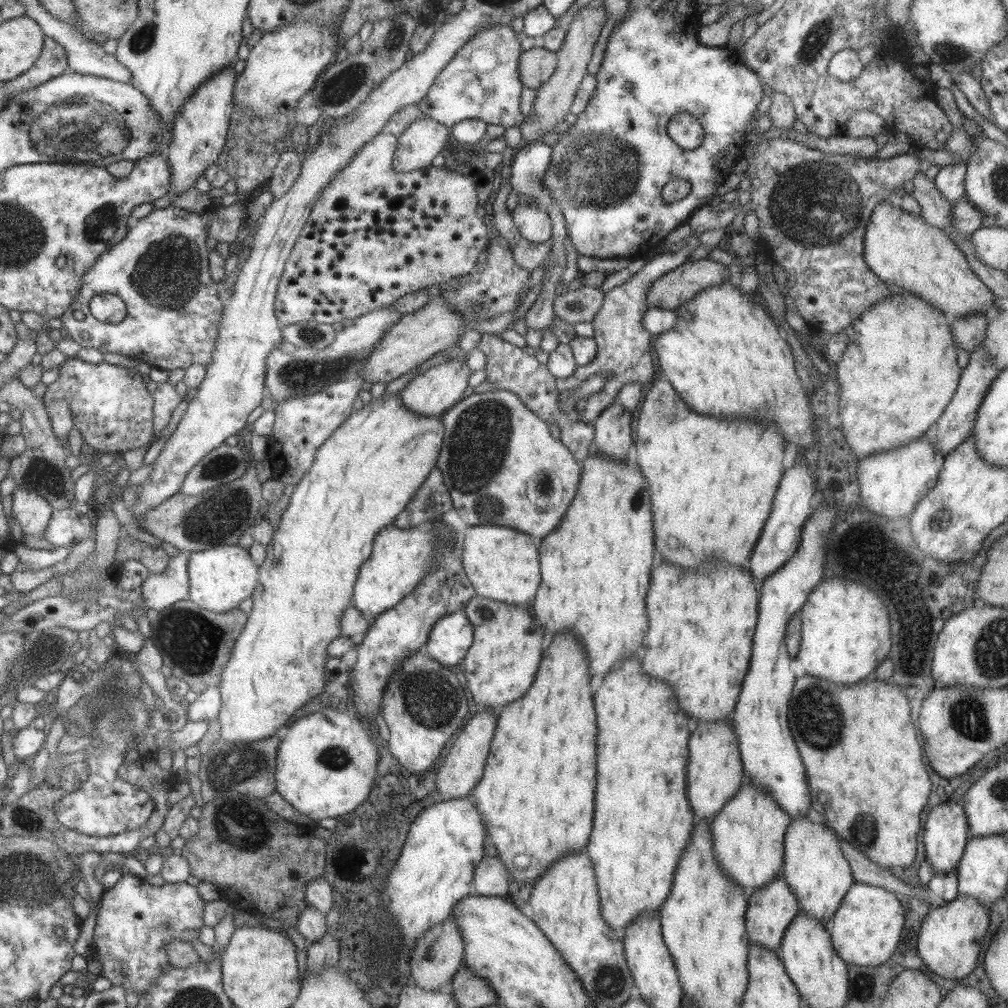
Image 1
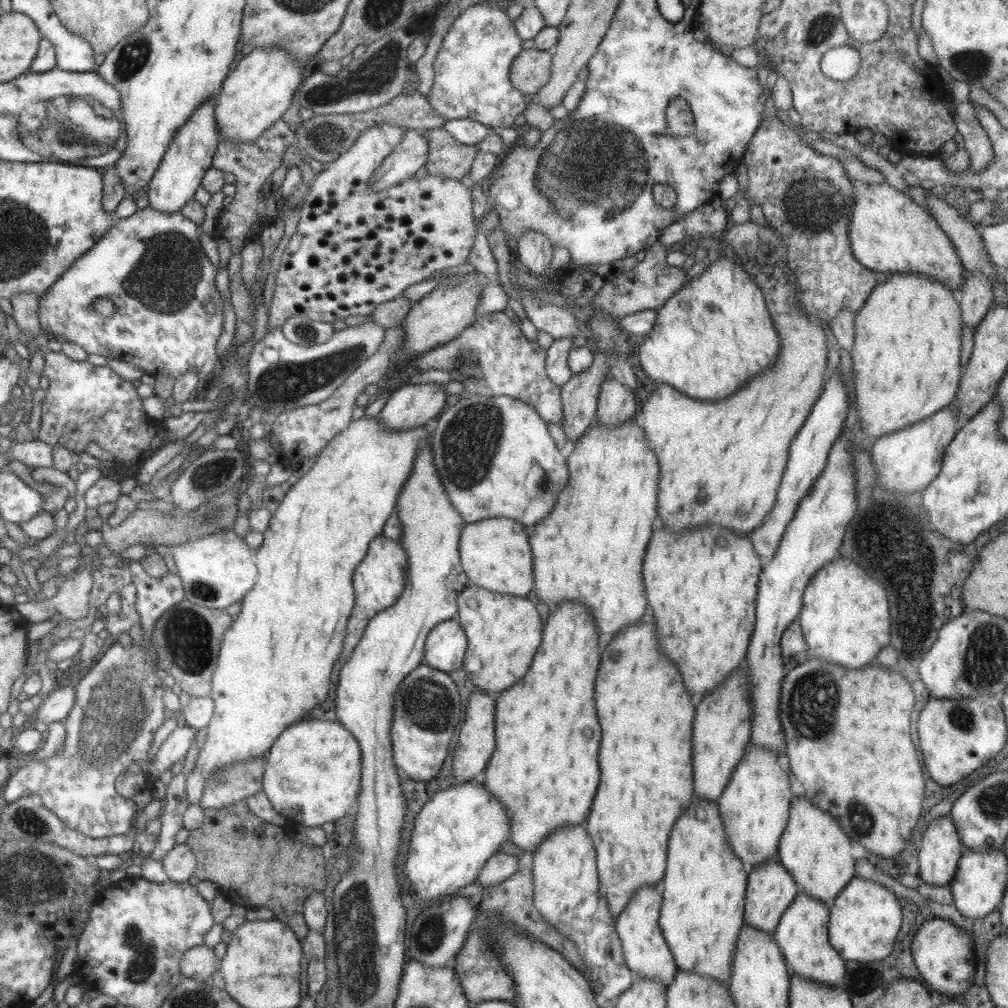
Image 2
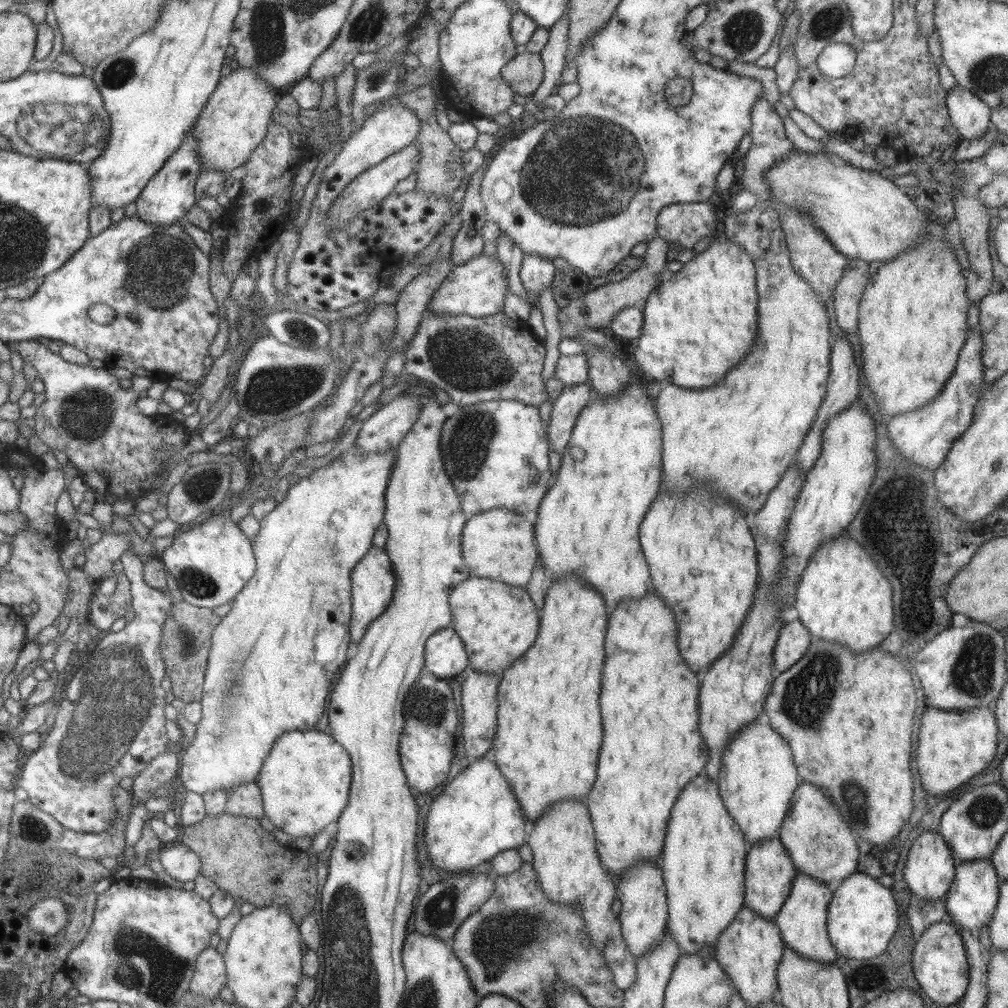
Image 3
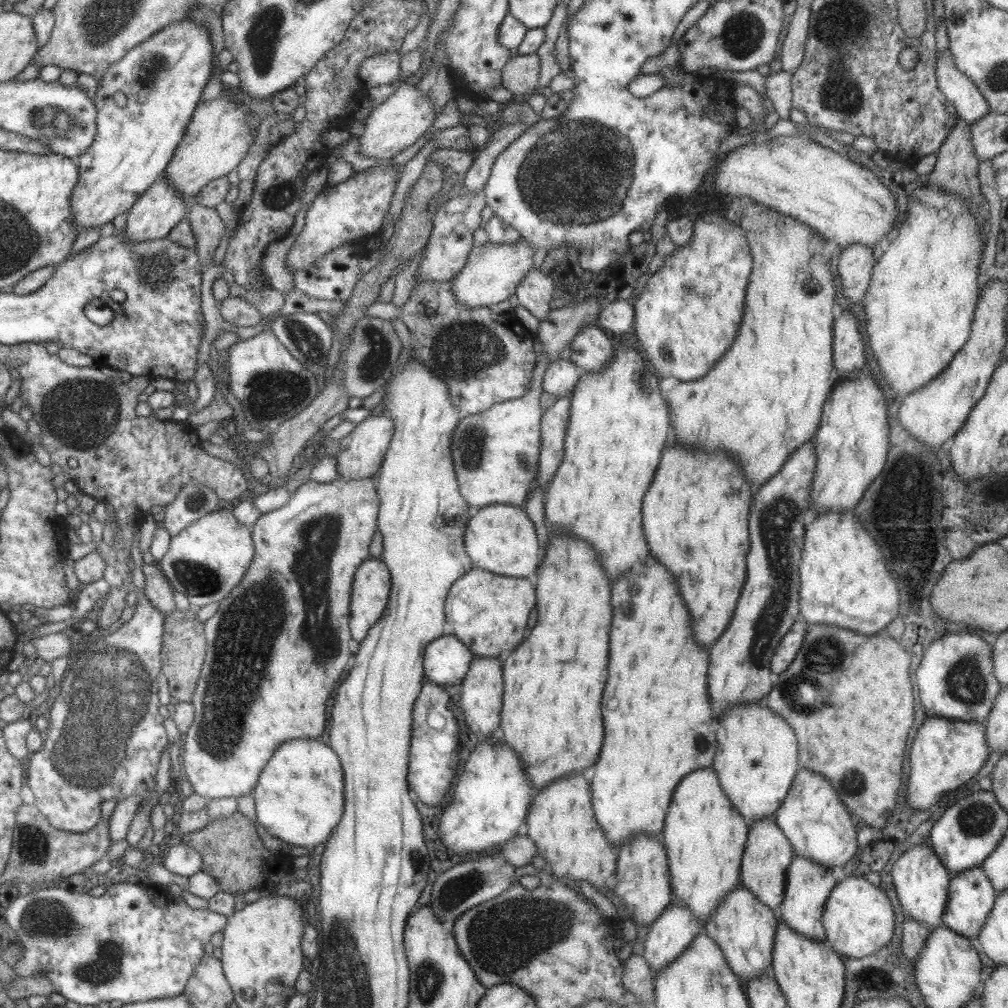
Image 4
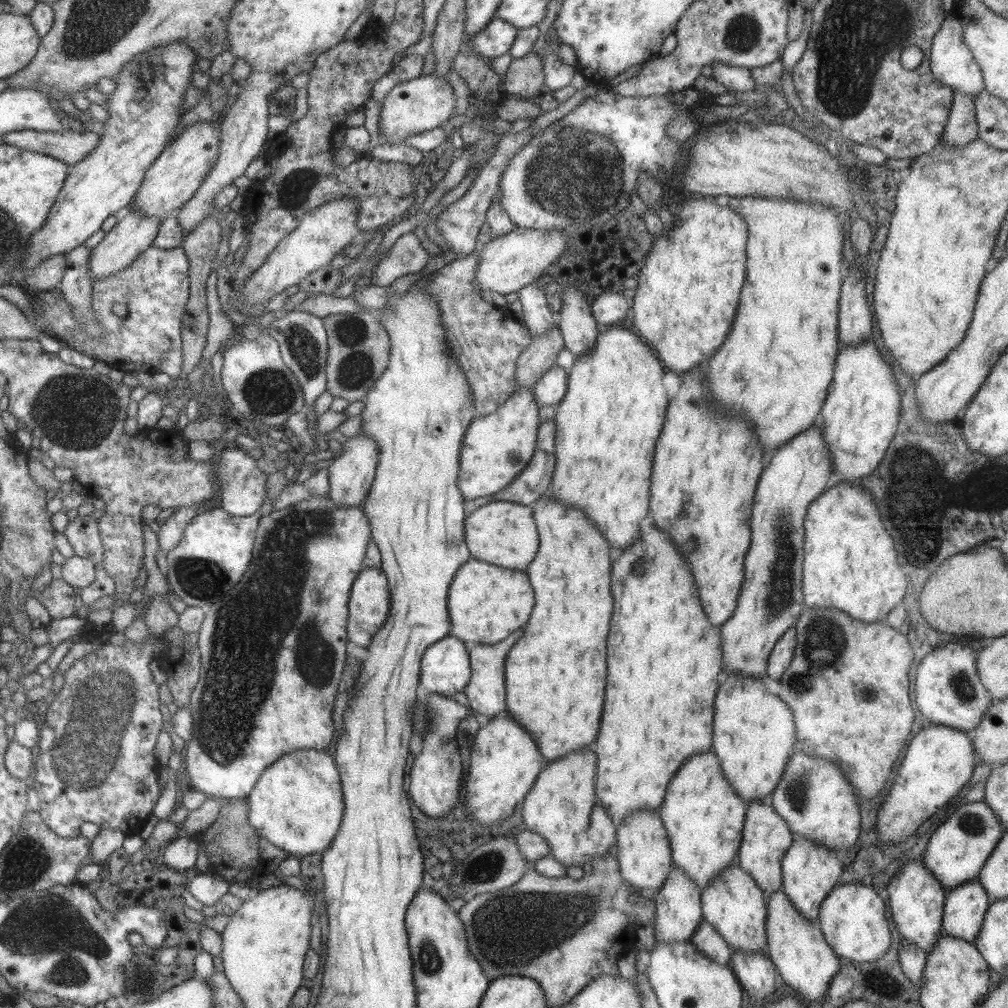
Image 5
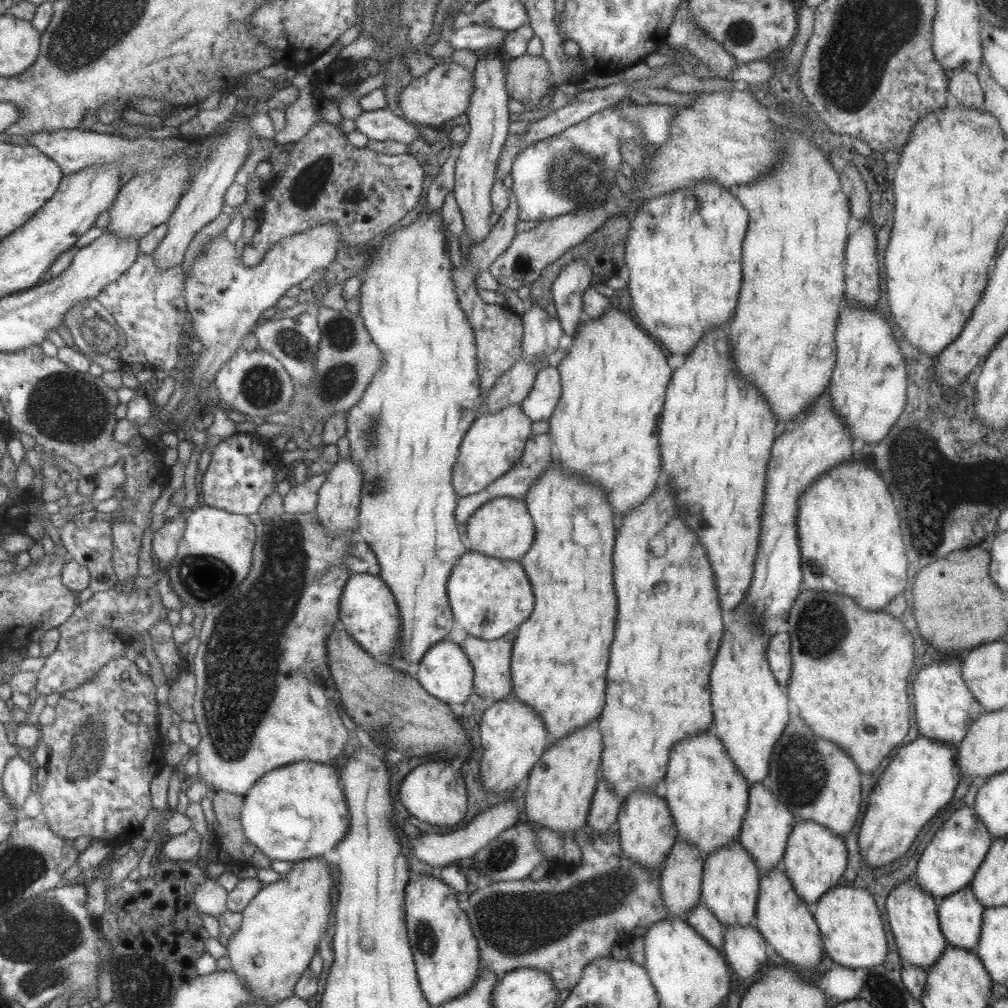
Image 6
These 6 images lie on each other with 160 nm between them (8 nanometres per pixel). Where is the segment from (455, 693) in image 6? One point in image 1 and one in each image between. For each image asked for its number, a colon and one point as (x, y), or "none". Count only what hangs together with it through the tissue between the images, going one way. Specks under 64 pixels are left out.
1: (450, 637)
2: (444, 648)
3: (445, 656)
4: (445, 661)
5: (445, 669)

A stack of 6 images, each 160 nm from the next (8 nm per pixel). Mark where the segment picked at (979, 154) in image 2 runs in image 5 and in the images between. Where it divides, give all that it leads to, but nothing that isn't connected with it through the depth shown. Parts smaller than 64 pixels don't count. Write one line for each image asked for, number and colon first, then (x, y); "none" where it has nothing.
3: (970, 116)
4: (958, 90)
5: (951, 62)

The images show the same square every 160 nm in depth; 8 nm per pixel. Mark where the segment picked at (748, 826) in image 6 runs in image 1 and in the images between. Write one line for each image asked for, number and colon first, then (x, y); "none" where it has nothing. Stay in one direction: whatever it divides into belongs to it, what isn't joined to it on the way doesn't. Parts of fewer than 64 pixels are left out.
1: (770, 907)
2: (769, 889)
3: (768, 874)
4: (767, 852)
5: (765, 837)

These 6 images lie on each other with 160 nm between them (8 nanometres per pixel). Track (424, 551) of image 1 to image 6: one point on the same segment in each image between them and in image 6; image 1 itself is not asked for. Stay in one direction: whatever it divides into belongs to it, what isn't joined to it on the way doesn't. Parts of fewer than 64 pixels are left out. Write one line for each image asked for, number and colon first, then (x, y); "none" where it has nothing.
2: (378, 579)
3: (372, 581)
4: (370, 589)
5: (369, 599)
6: (368, 614)

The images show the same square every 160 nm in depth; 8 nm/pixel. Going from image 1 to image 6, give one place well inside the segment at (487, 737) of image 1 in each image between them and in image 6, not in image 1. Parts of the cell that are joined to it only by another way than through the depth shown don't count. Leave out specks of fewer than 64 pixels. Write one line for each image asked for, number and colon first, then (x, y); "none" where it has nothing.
2: (475, 742)
3: (479, 704)
4: (480, 701)
5: (485, 691)
6: (490, 659)

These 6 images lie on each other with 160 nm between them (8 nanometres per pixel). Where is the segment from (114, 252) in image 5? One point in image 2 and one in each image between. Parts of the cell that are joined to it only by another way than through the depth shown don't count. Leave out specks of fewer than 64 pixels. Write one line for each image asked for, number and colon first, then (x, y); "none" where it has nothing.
2: (190, 153)
3: (169, 194)
4: (154, 213)

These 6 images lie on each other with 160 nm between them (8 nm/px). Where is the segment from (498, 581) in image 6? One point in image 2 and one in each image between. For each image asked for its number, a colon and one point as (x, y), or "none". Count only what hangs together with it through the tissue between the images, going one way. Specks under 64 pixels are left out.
2: (502, 631)
3: (496, 622)
4: (485, 611)
5: (485, 603)

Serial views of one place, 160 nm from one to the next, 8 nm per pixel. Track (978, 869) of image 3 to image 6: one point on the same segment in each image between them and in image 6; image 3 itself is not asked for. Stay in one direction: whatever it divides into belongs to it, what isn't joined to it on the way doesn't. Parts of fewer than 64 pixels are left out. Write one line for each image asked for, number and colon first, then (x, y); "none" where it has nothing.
4: (970, 895)
5: (963, 910)
6: (959, 915)

